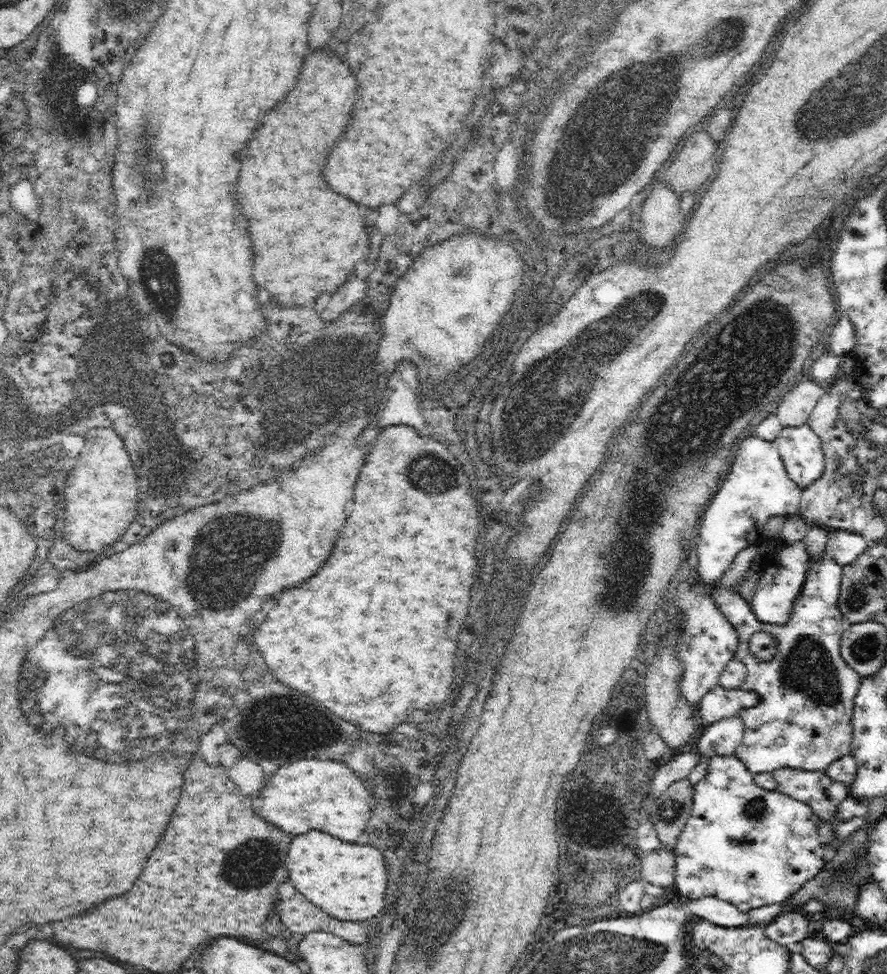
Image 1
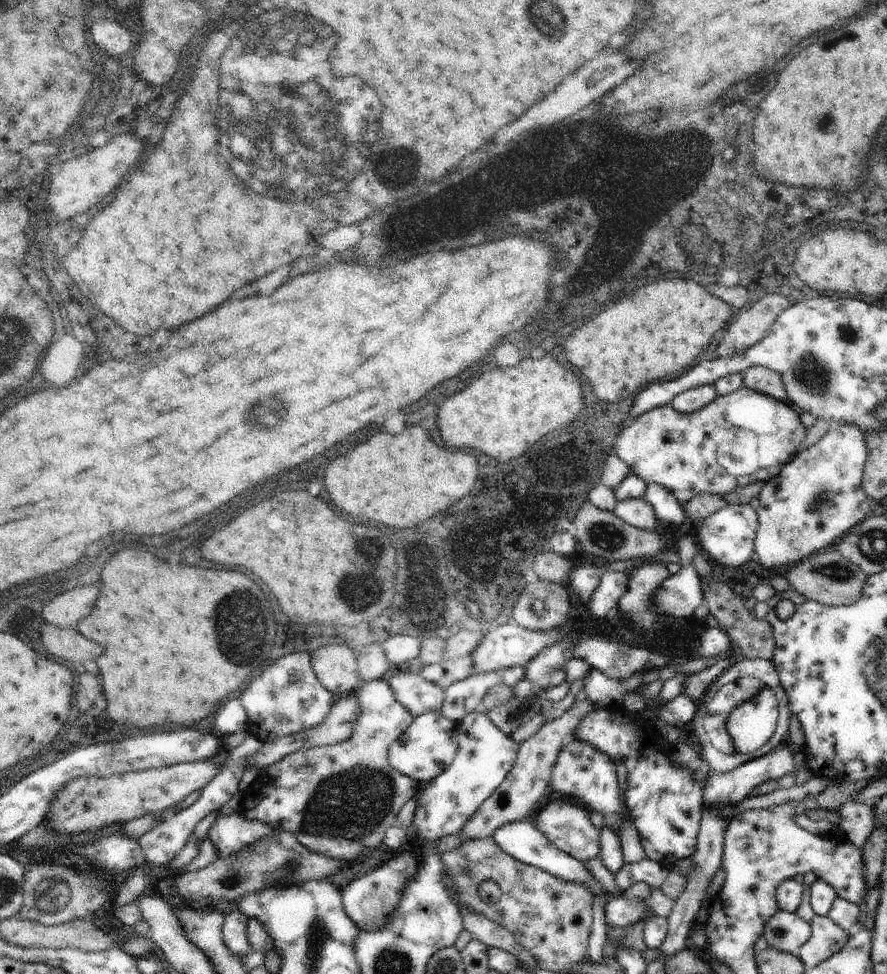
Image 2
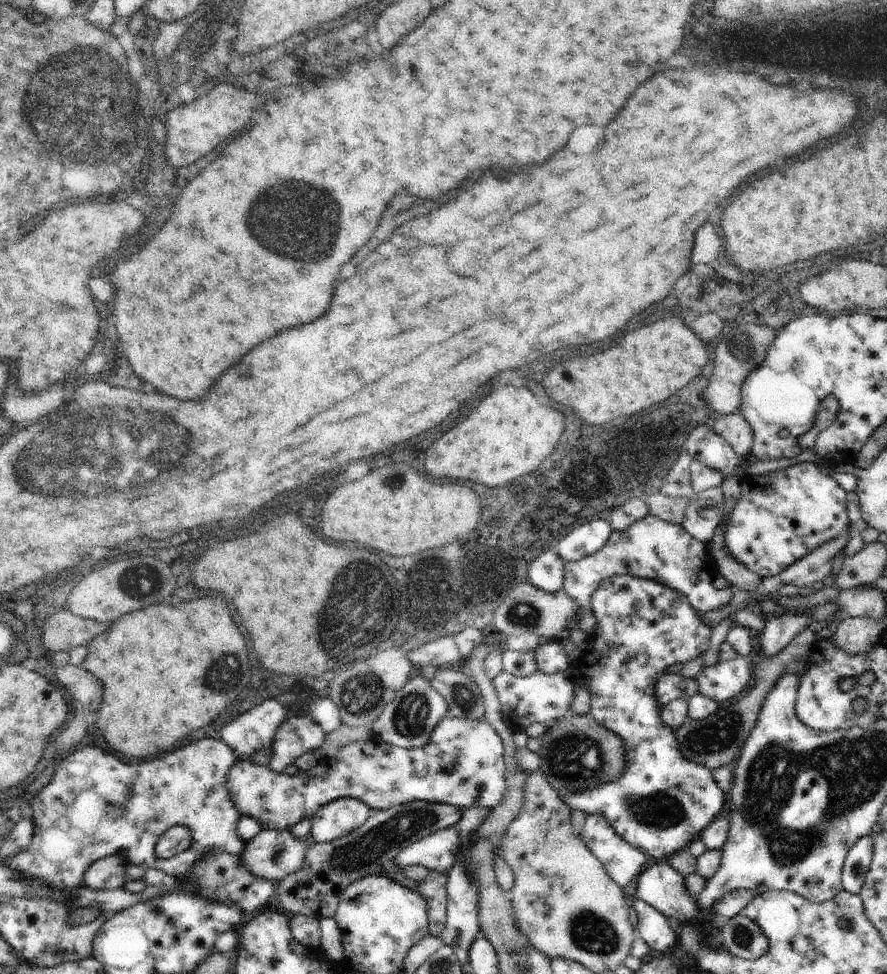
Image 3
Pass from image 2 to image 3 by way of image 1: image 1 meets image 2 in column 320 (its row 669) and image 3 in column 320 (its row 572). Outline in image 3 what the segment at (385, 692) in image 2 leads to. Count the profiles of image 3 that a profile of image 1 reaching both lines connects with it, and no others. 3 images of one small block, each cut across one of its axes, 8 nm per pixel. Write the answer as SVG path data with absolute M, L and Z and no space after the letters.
M339 798L321 806L321 810L313 814L309 838L315 844L339 840L353 830L359 830L371 818L371 814L373 812L363 802L353 798Z

